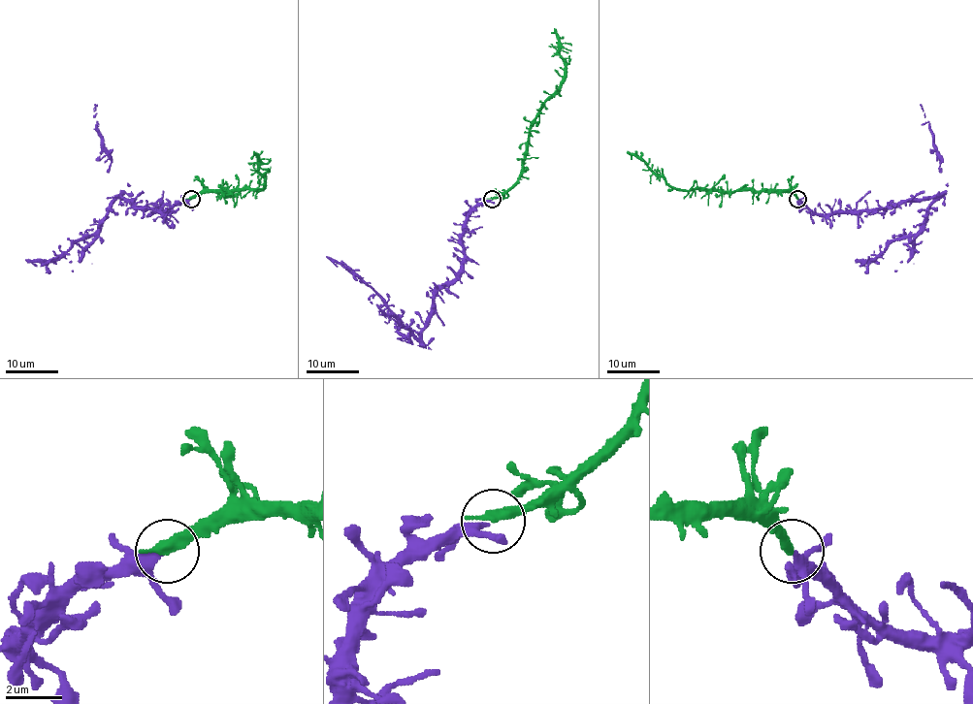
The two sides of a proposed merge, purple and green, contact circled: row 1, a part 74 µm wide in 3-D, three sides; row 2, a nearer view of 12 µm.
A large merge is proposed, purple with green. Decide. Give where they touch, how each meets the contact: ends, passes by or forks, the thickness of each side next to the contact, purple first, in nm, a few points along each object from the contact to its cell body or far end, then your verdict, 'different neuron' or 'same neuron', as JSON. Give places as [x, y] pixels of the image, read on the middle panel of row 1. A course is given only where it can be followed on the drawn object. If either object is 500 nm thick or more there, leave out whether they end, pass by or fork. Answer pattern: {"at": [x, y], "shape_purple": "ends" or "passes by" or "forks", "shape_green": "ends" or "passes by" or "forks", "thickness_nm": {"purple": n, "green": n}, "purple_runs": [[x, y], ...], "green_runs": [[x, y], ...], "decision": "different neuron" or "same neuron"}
{"at": [492, 199], "shape_purple": "passes by", "shape_green": "ends", "thickness_nm": {"purple": 240, "green": 440}, "purple_runs": [[492, 200], [478, 204], [467, 219], [463, 269], [437, 291], [430, 322], [417, 336], [358, 276], [326, 256]], "green_runs": [[492, 200], [516, 181], [528, 128], [565, 72], [554, 28]], "decision": "same neuron"}

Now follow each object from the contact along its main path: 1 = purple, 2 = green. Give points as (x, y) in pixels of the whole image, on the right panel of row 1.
1: (798, 198), (818, 213), (887, 208), (896, 204), (935, 198), (915, 235), (896, 238), (874, 260), (855, 260)
2: (798, 198), (793, 193), (780, 192), (683, 190), (670, 185), (642, 160), (627, 151)

